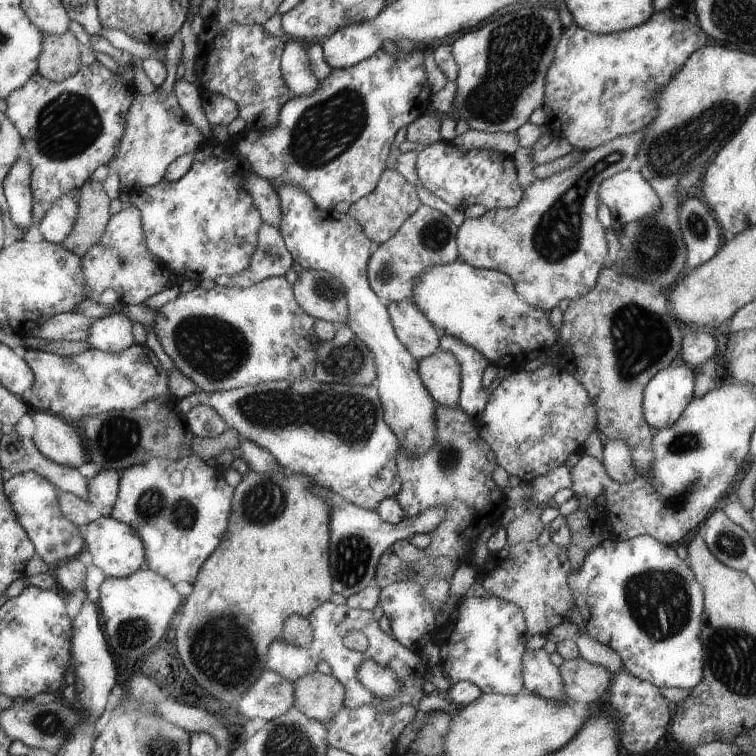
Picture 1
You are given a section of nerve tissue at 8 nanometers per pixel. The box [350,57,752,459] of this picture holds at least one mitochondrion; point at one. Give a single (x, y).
(669, 153)

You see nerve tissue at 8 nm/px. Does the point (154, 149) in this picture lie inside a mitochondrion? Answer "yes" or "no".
no

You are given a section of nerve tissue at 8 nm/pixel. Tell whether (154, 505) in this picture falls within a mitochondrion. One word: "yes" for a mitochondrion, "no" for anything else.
yes

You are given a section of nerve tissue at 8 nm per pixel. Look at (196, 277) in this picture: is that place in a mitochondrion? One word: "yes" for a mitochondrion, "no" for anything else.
no

